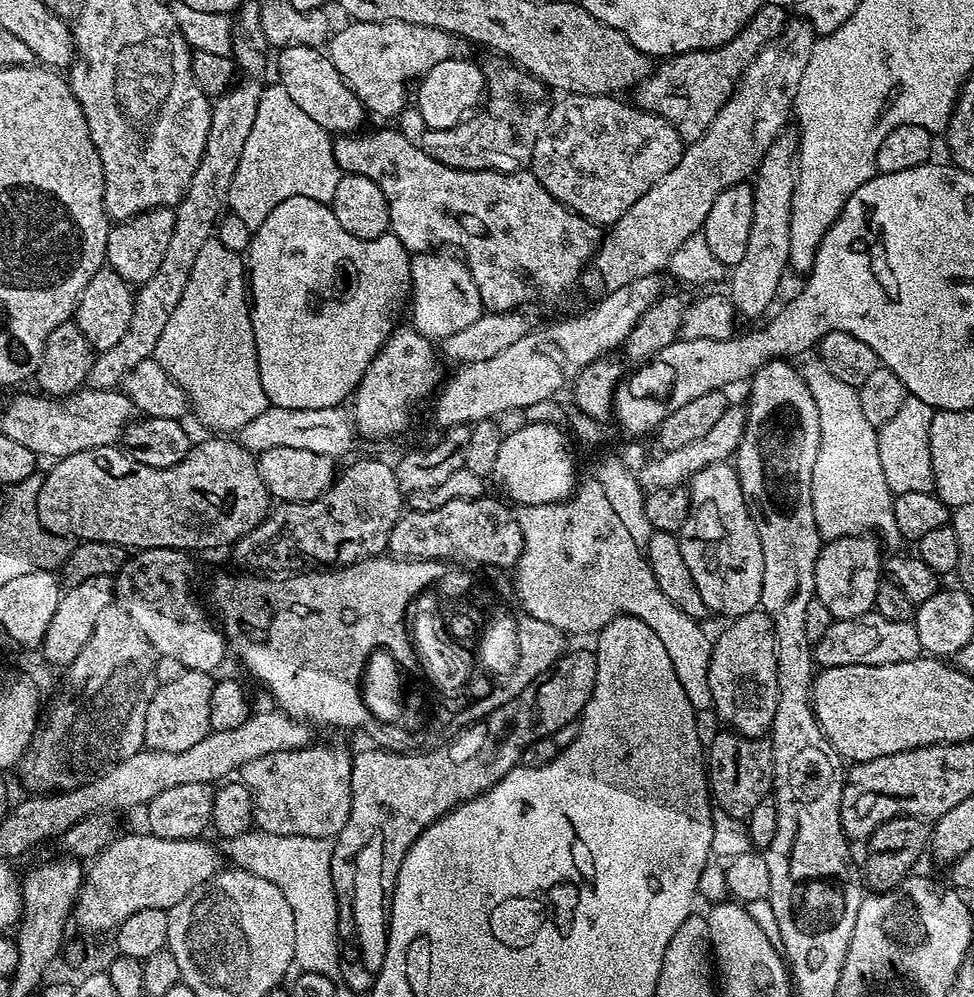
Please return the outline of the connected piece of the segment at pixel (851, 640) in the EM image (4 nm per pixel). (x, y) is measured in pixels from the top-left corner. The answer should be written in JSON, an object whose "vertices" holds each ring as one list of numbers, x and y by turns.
{"vertices":[[873,610,856,620,833,620,830,630,814,644,814,660,820,668,850,666,851,664,893,664,915,660,921,655,916,625,911,619,891,620,882,618]]}

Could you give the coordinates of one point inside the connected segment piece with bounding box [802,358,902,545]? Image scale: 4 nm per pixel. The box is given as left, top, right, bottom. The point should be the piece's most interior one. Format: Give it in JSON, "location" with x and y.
{"location":[851,498]}

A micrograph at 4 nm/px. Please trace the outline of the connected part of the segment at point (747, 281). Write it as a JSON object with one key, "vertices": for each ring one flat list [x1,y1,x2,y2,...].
{"vertices":[[788,130,776,137,754,173,756,189,752,192,752,225,747,225,746,228,742,258,737,264,731,265,730,275,726,280,727,295,743,319,745,316,752,320,771,306,784,271,789,271,790,218,797,167,798,136,795,131]]}

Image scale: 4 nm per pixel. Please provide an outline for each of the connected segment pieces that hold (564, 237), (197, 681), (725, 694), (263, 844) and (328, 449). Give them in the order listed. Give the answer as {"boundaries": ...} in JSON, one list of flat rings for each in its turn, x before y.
{"boundaries":[[[392,128,377,132,361,130,355,134,340,134,333,139,332,150,341,173,370,178,386,194,390,210,388,223,391,235,402,242,409,254,451,246,462,257,478,286,480,301,490,312,511,312,523,309,523,304,536,300,536,288,548,296,560,296,572,283,581,279,586,265,600,247,602,232,595,224,559,204,538,182,530,170,493,172,454,168,435,160,419,143,407,140]],[[189,668,174,682,159,685,146,710,144,748,154,752,181,752,202,742,212,731,210,726,210,694,214,694,213,673]],[[763,610,747,612,735,617,732,624,720,637,715,637,710,654,710,694,712,708,725,720,729,729,742,736,763,737,774,722,774,710,778,706,778,662,776,661,776,643,770,618]],[[253,830,238,834,238,838,221,839,219,843,225,861,230,860,231,865,274,882,274,886,282,890,286,902,290,902,290,910,294,910,295,963,305,972,339,977,339,906,330,872,333,841]],[[269,406,265,412,258,414,258,418,254,418,254,422,246,422,238,433,239,444,253,454,265,452,274,446,294,446,298,450,314,450,316,454,341,458,351,450,355,440,358,440,358,433,354,421,340,406,322,410,290,410]]]}

